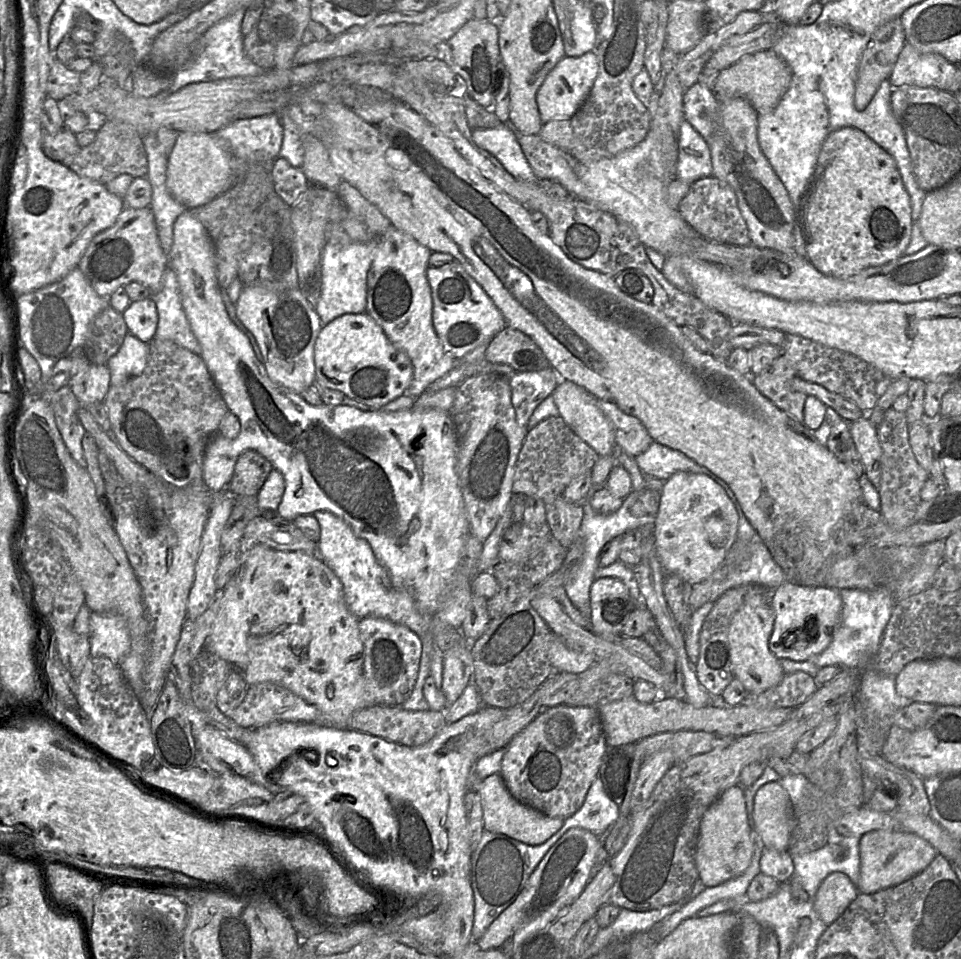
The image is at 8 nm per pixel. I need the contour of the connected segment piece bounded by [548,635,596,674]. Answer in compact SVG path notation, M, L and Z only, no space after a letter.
M554 635L551 640L548 656L554 671L560 673L580 674L596 662L591 653L570 649L557 635Z

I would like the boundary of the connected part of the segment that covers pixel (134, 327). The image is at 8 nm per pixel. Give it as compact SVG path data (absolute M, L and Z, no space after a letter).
M151 297L131 302L122 314L129 333L145 343L154 339L158 326L158 312Z

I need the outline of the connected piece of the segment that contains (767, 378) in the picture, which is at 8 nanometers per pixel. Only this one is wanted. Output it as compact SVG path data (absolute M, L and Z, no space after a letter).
M781 355L773 365L760 375L751 378L751 381L776 407L794 420L803 423L807 395L792 389L791 381L794 377L796 377L794 368L788 359Z

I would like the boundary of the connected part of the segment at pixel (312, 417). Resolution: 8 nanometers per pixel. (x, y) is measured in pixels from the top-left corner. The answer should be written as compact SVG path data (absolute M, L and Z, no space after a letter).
M185 210L174 222L172 248L167 257L167 262L168 267L171 268L177 276L183 309L191 330L201 347L201 353L199 355L205 362L229 410L238 416L241 423L241 430L236 438L226 438L220 433L217 433L209 441L204 456L203 478L205 485L213 491L226 490L233 476L238 457L248 449L257 451L268 459L275 469L283 474L285 489L277 509L277 513L281 517L293 521L297 516L310 515L319 510L328 511L340 517L348 524L357 537L369 543L378 561L387 569L391 581L395 586L411 590L415 596L417 605L423 613L429 615L437 613L443 607L446 584L448 584L449 578L458 567L466 538L469 535L468 520L455 469L458 438L450 413L439 409L420 409L416 407L395 412L367 412L346 405L328 405L323 403L322 405L315 406L309 404L300 394L278 385L270 379L263 362L256 357L248 337L229 317L222 299L222 289L217 280L216 251L213 240L204 225L190 210Z

